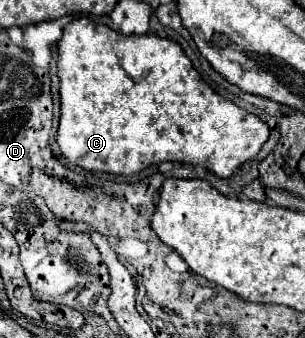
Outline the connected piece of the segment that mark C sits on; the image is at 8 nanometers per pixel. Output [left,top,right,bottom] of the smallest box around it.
[56,16,270,178]

